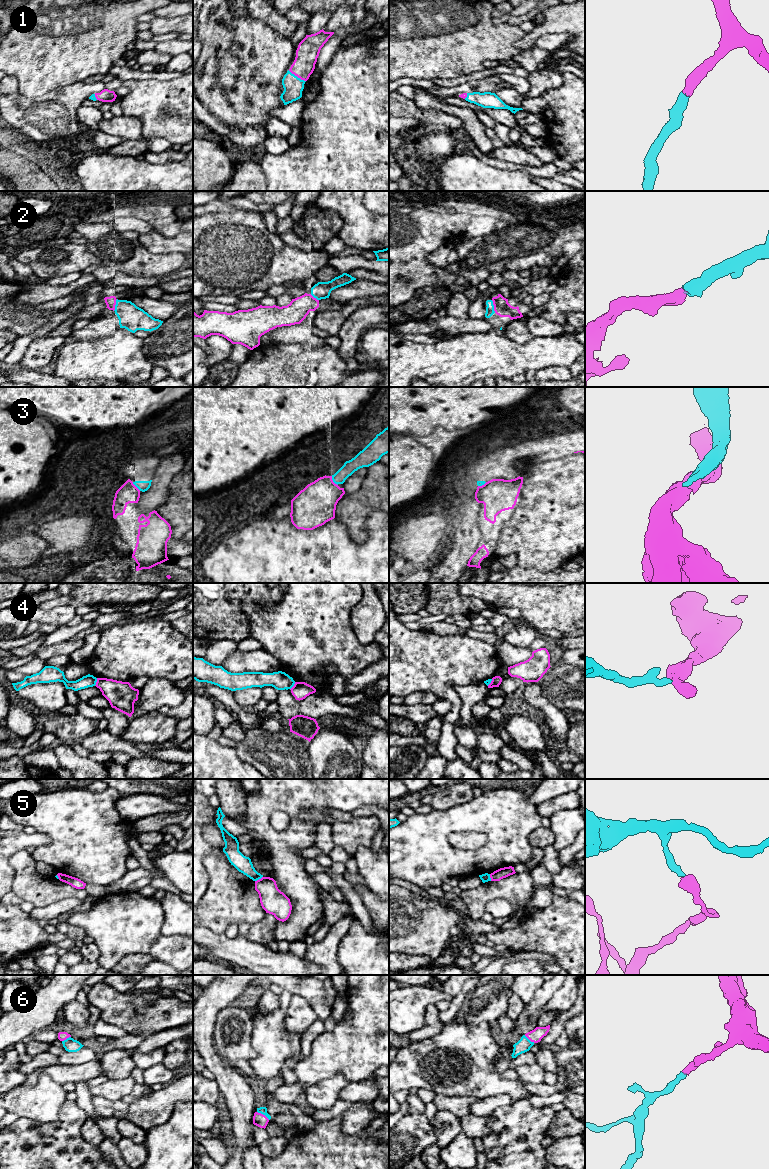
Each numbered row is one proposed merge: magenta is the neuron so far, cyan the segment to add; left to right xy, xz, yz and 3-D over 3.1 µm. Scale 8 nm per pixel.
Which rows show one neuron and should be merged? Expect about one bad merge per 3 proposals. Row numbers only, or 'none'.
1, 2, 6

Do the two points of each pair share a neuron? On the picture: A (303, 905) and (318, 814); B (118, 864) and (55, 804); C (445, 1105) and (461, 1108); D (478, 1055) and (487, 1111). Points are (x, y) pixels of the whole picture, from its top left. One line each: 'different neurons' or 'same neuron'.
A: same neuron
B: same neuron
C: same neuron
D: different neurons

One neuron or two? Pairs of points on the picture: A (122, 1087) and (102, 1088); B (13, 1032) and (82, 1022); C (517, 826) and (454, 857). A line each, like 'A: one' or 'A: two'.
A: one
B: two
C: one

